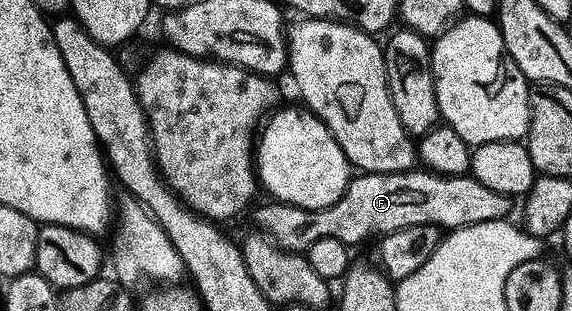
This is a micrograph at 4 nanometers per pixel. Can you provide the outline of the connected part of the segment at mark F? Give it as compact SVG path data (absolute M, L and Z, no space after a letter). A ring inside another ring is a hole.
M426 170L400 174L363 173L350 181L343 197L322 211L308 211L283 204L264 206L256 214L261 231L281 251L304 254L318 240L342 240L350 248L370 236L385 236L412 227L434 225L443 230L460 230L497 221L504 196L486 188L469 175L441 177Z

